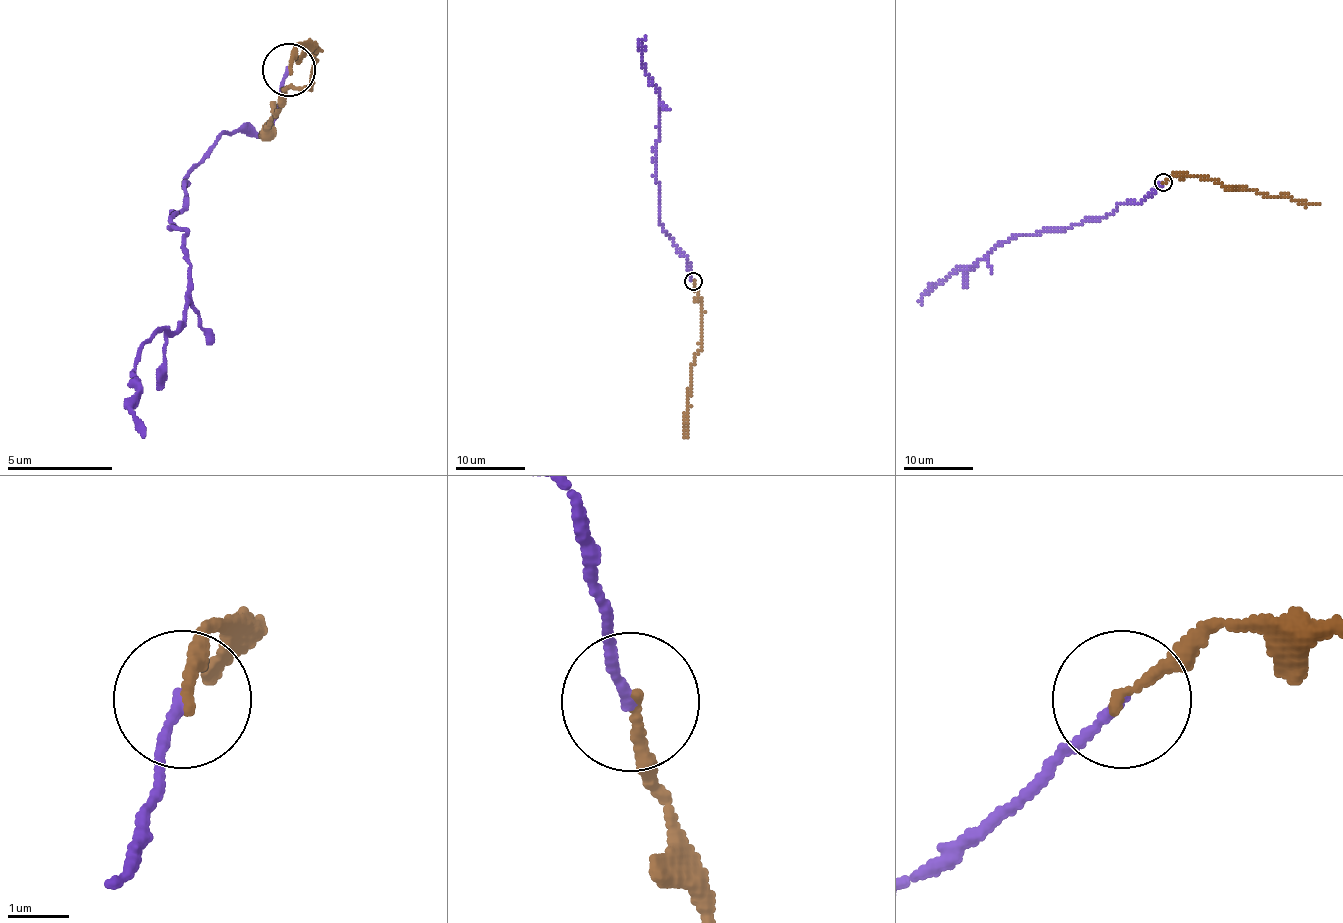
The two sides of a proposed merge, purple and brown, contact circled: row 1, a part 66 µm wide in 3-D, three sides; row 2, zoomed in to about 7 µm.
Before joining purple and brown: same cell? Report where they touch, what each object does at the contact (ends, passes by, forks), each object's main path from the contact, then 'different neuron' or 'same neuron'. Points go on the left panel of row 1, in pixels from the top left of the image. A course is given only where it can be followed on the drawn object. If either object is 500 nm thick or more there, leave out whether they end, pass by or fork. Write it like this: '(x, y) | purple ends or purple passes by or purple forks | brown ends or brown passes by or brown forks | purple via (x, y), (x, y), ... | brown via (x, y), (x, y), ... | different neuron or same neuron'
(288, 69) | purple ends | brown ends | purple via (290, 68), (274, 121), (226, 132), (184, 179), (173, 211), (184, 322), (141, 349), (131, 412), (141, 439) | brown via (290, 68), (300, 47), (316, 47), (311, 89), (290, 89), (279, 94), (269, 132), (258, 137) | same neuron

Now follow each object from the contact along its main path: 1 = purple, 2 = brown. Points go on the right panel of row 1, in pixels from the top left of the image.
1: (1163, 182), (1139, 203), (1120, 203), (1100, 218), (999, 243), (968, 269), (959, 267), (935, 285), (921, 304)
2: (1163, 182), (1174, 175), (1200, 175), (1229, 189), (1320, 204)

